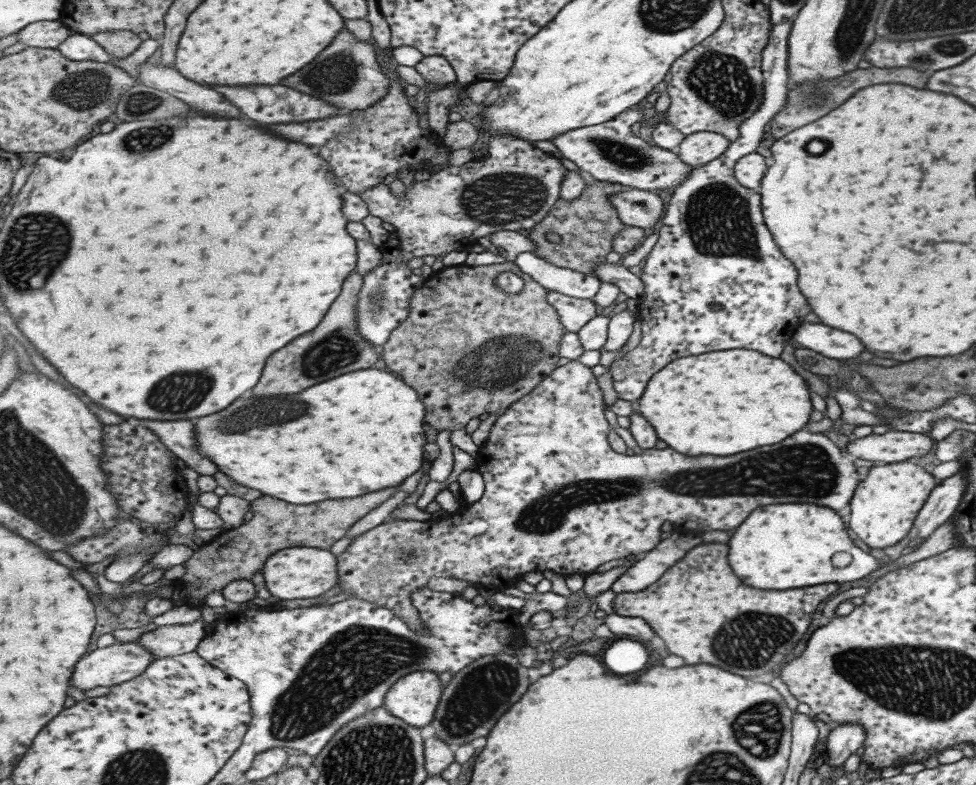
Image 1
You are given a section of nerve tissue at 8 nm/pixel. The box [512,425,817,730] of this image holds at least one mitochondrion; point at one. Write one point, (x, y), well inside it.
(749, 641)

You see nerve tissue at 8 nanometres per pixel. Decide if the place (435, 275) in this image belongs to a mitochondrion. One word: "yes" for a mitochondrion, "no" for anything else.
no

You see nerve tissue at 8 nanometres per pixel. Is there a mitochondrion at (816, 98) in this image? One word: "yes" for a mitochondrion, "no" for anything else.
yes

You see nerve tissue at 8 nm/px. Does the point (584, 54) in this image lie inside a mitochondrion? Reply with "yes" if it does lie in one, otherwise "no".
no

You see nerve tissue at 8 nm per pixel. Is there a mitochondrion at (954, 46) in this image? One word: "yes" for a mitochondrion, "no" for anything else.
yes

